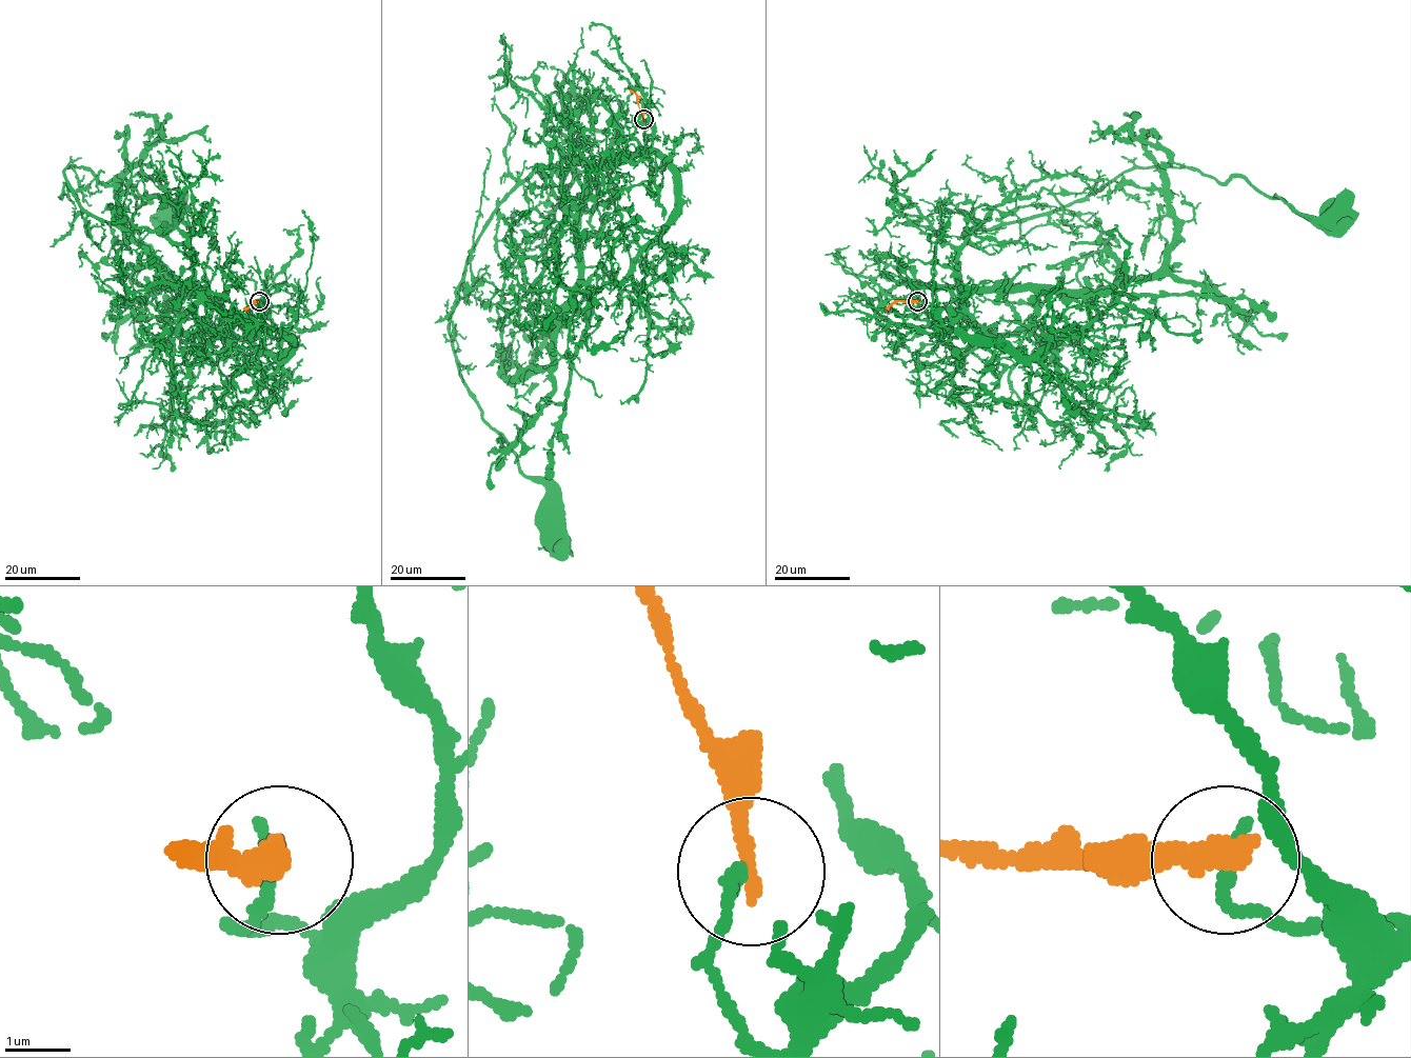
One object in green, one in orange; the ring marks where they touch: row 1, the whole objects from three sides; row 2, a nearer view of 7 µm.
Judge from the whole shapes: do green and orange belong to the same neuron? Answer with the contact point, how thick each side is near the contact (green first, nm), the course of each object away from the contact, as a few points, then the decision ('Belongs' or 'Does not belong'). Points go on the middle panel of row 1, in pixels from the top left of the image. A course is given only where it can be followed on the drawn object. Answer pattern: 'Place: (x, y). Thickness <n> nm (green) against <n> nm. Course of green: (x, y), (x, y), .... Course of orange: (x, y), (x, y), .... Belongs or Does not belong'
Place: (643, 119). Thickness 240 nm (green) against 300 nm. Course of green: (643, 119), (636, 154), (537, 168), (509, 195), (452, 316), (460, 377), (545, 486), (551, 534). Course of orange: (643, 119), (636, 96), (628, 86). Does not belong

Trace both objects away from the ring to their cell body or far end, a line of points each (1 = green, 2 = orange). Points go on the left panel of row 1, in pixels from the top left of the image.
1: (258, 302), (252, 318), (218, 310), (194, 252), (90, 215), (64, 171), (122, 177), (166, 216)
2: (258, 301), (252, 301), (243, 308)

